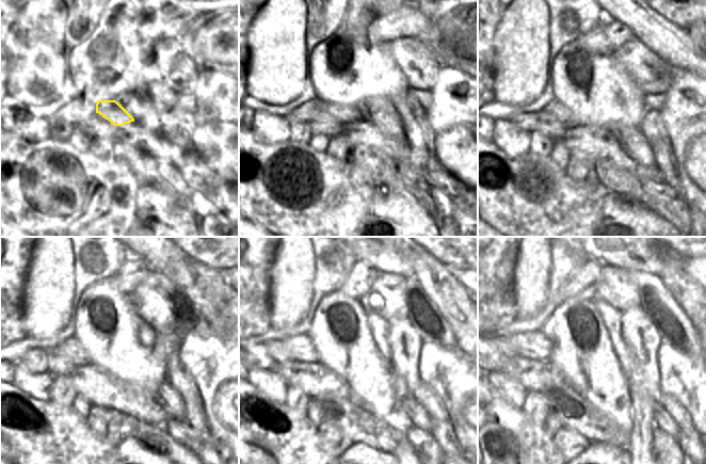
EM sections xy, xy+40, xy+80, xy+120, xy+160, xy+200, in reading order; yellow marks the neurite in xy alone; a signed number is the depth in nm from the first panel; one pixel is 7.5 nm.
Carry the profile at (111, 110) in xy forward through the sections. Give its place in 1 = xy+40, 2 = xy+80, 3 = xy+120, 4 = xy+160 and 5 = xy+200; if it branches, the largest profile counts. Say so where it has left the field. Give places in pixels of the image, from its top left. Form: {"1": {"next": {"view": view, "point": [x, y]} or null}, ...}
{"1": {"next": {"view": "xy+40", "point": [343, 114]}}, "2": {"next": {"view": "xy+80", "point": [557, 110]}}, "3": {"next": {"view": "xy+120", "point": [70, 349]}}, "4": {"next": {"view": "xy+160", "point": [301, 348]}}, "5": {"next": {"view": "xy+200", "point": [533, 345]}}}

